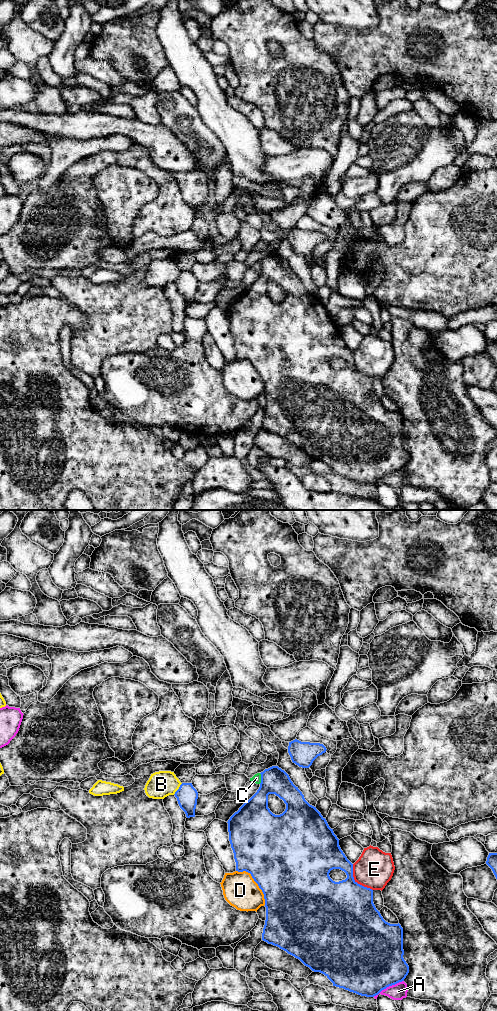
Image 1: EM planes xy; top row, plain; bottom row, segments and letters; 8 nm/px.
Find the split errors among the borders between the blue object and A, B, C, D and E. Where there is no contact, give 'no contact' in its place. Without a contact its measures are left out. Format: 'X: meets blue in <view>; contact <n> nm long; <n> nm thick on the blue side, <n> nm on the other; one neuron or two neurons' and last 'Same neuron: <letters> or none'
A: meets blue in xy; contact 280 nm long; 500 nm thick on the blue side, 130 nm on the other; two neurons
B: meets blue in xy; contact 120 nm long; 170 nm thick on the blue side, 220 nm on the other; two neurons
C: meets blue in xy; contact 90 nm long; 220 nm thick on the blue side, 70 nm on the other; two neurons
D: meets blue in xy; contact 360 nm long; 500 nm thick on the blue side, 280 nm on the other; two neurons
E: meets blue in xy; contact 280 nm long; 480 nm thick on the blue side, 300 nm on the other; two neurons
Same neuron: none

